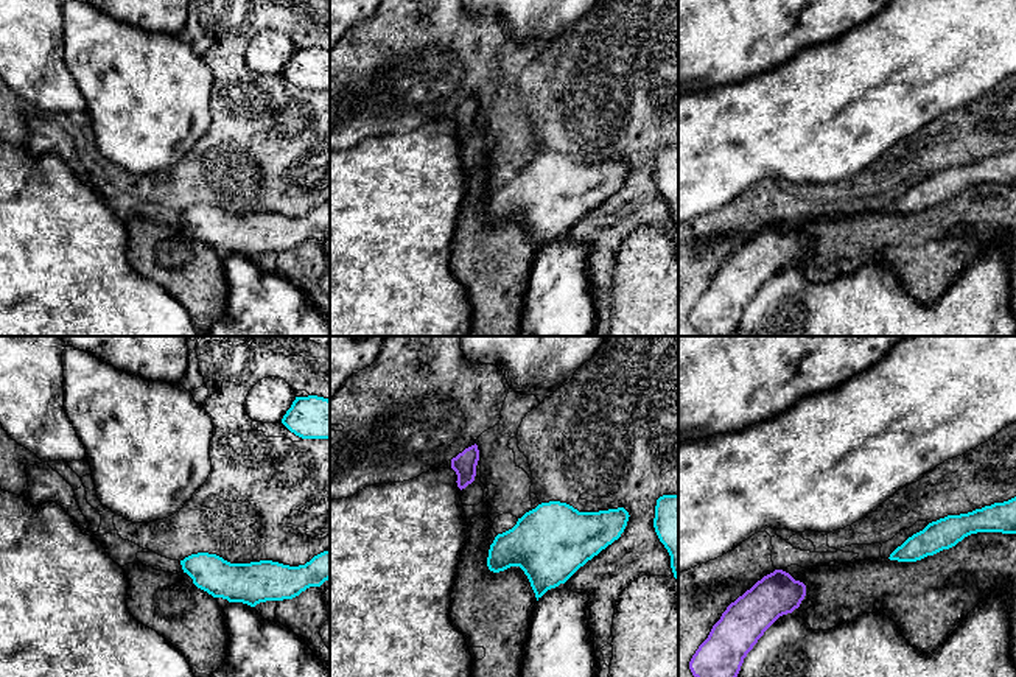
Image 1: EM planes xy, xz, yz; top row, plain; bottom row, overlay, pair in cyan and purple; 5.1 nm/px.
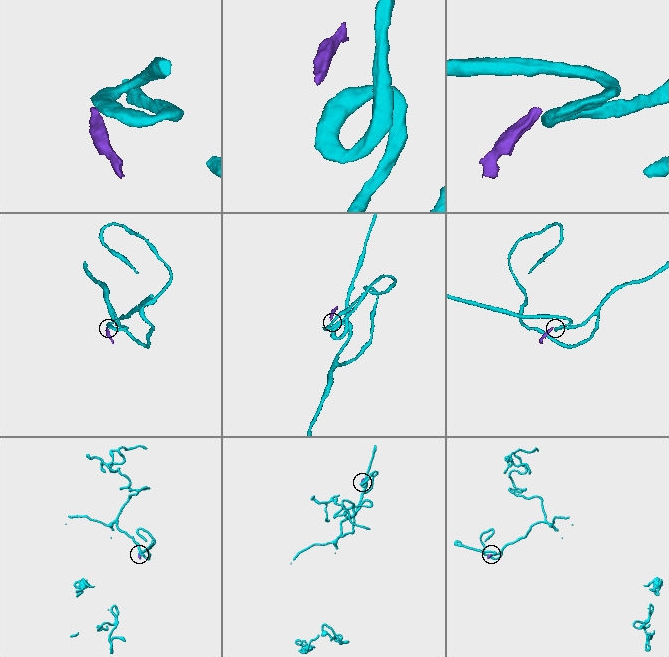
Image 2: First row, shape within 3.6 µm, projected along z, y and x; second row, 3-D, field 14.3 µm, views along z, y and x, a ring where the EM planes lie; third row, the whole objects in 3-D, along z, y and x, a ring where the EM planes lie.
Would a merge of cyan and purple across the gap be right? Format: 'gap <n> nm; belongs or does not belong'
gap 300 nm; does not belong

